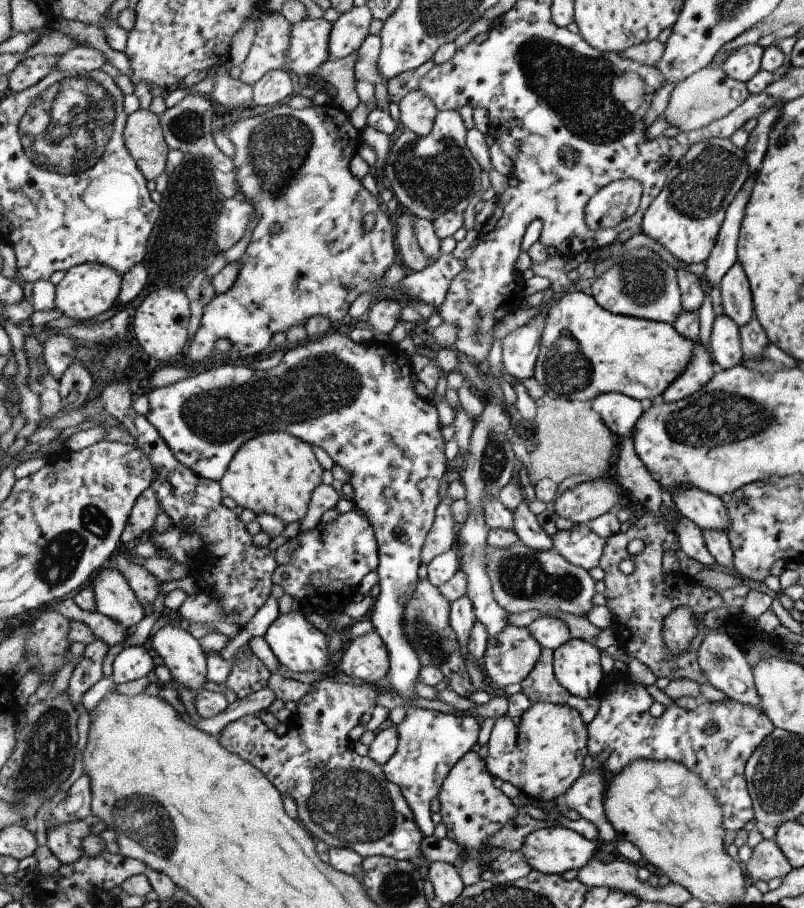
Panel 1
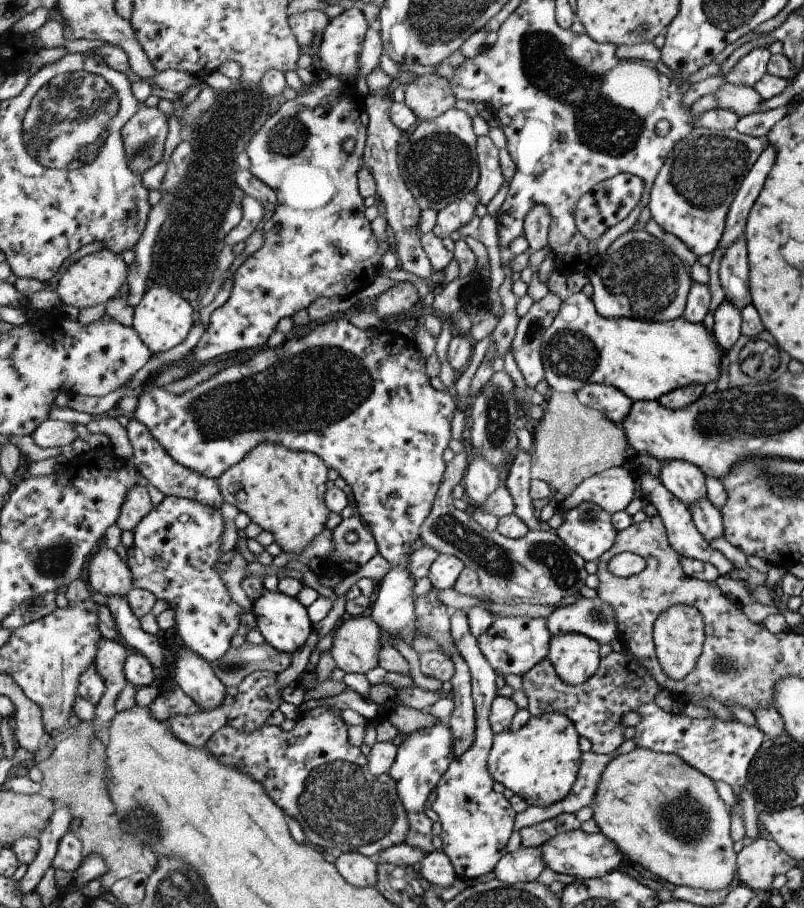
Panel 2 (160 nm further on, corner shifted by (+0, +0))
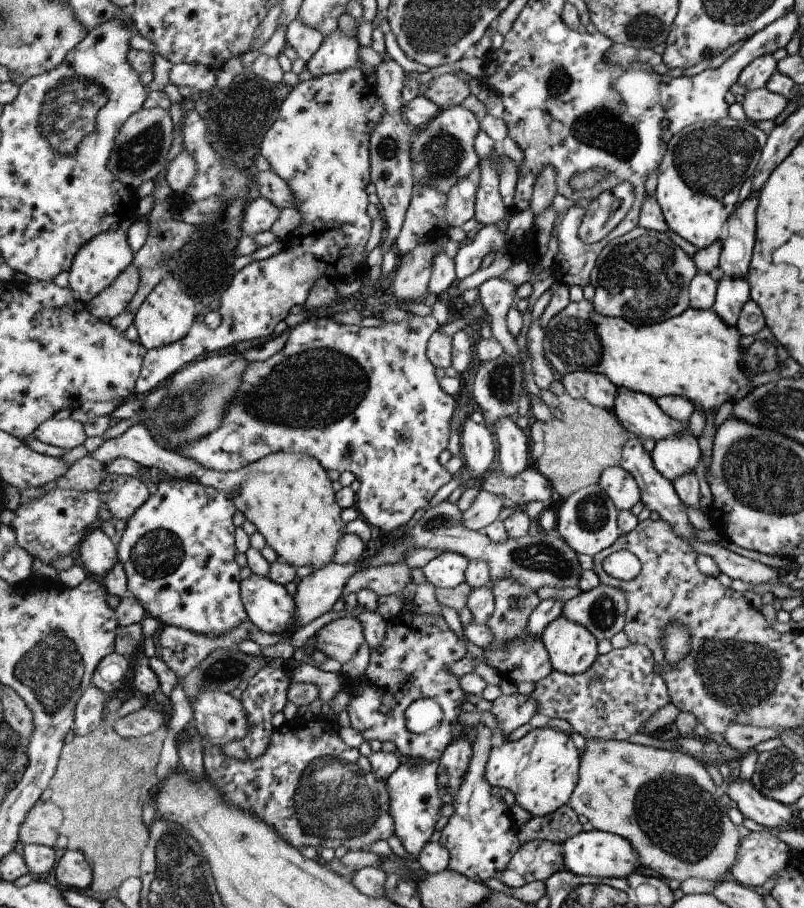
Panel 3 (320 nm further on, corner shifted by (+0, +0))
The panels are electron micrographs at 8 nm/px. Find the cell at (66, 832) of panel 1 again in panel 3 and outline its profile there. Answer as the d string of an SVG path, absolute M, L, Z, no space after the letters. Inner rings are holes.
M68 850L61 856L54 870L55 880L66 887L85 891L94 882L94 872L85 854L78 850Z

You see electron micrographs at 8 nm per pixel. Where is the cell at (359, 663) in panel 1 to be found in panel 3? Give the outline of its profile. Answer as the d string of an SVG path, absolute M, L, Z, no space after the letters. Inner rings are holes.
M343 616L320 628L314 637L314 647L341 664L353 658L361 644L368 644L356 617Z

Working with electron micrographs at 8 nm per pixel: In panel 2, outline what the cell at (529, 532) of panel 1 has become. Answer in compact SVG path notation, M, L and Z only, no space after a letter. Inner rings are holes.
M518 450L513 464L510 464L506 486L515 500L514 514L523 520L530 530L543 530L546 525L535 516L533 496L531 496L531 450Z

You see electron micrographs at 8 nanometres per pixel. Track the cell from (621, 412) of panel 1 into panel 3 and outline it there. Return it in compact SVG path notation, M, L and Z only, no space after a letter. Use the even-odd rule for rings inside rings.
M571 371L557 376L564 392L571 398L585 399L596 407L611 410L618 389L604 374L589 371Z

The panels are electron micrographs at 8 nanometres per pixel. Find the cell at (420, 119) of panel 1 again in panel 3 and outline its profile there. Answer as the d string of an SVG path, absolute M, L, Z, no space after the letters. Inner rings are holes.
M450 73L434 77L427 90L422 94L433 100L441 112L463 104L471 96L471 86Z

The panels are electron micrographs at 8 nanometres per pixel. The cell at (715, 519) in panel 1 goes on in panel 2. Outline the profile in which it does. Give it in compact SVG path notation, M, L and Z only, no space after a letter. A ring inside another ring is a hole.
M663 462L660 464L658 480L685 506L707 499L705 476L689 462Z

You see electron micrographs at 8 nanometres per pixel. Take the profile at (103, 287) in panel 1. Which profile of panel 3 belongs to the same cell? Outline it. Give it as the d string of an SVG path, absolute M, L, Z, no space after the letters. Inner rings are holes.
M126 226L116 232L99 234L85 245L75 256L68 278L68 287L73 290L73 296L79 306L94 300L101 292L109 289L109 286L112 286L113 282L134 264L134 254L129 246Z

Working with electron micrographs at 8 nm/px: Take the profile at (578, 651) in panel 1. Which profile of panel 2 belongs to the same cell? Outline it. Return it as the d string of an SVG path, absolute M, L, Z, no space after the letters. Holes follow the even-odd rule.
M581 634L550 636L546 655L553 671L564 683L577 686L596 675L601 659L595 640Z

